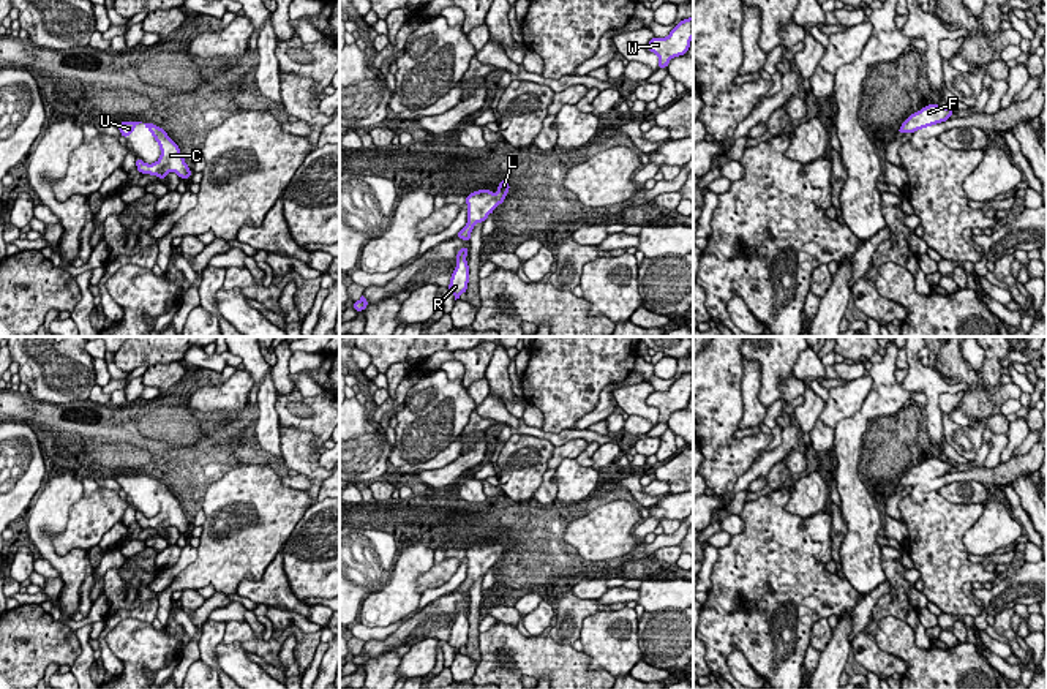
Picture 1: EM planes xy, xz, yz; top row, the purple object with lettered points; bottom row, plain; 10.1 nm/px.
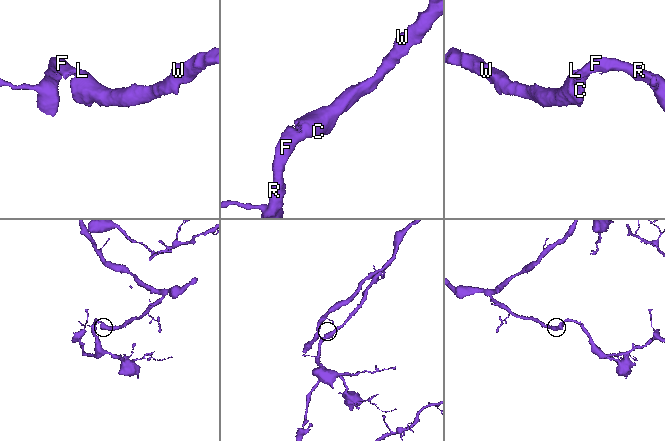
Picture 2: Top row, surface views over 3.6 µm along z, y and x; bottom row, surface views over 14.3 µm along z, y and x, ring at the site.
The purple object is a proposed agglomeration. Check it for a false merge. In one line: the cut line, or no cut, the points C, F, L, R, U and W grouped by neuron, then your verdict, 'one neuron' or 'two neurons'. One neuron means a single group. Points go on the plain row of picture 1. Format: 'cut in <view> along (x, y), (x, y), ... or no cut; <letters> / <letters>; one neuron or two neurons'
no cut; C F L R U W; one neuron

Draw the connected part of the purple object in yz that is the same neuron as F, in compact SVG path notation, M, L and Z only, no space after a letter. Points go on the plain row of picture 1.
M940 458L924 460L921 465L913 466L897 484L897 487L914 487L918 484L949 474L952 461L943 461Z

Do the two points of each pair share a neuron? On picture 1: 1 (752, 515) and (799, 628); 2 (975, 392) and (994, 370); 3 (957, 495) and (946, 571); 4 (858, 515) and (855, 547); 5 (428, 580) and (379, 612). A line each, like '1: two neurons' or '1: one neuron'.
1: one neuron
2: one neuron
3: two neurons
4: one neuron
5: two neurons

